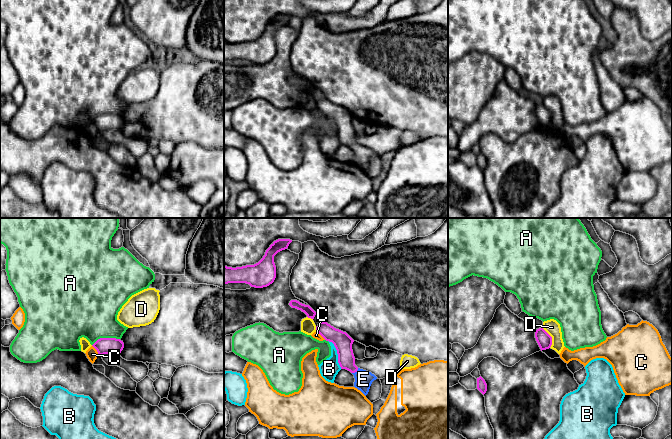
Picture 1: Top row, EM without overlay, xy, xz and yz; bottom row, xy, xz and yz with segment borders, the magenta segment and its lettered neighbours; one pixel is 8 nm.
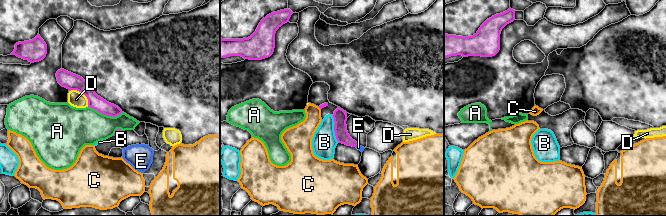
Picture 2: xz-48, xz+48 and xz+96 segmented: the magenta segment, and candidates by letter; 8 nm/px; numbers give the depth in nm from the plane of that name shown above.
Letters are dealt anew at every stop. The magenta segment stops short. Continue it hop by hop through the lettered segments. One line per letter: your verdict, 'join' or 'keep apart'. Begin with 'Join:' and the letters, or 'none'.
Join: E
A: keep apart
B: keep apart
C: keep apart
D: keep apart
E: join

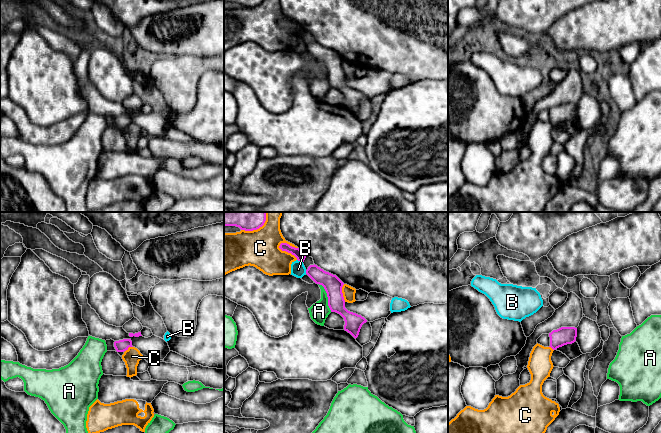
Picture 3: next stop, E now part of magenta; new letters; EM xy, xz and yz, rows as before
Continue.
Join: none
A: keep apart
B: keep apart
C: keep apart

